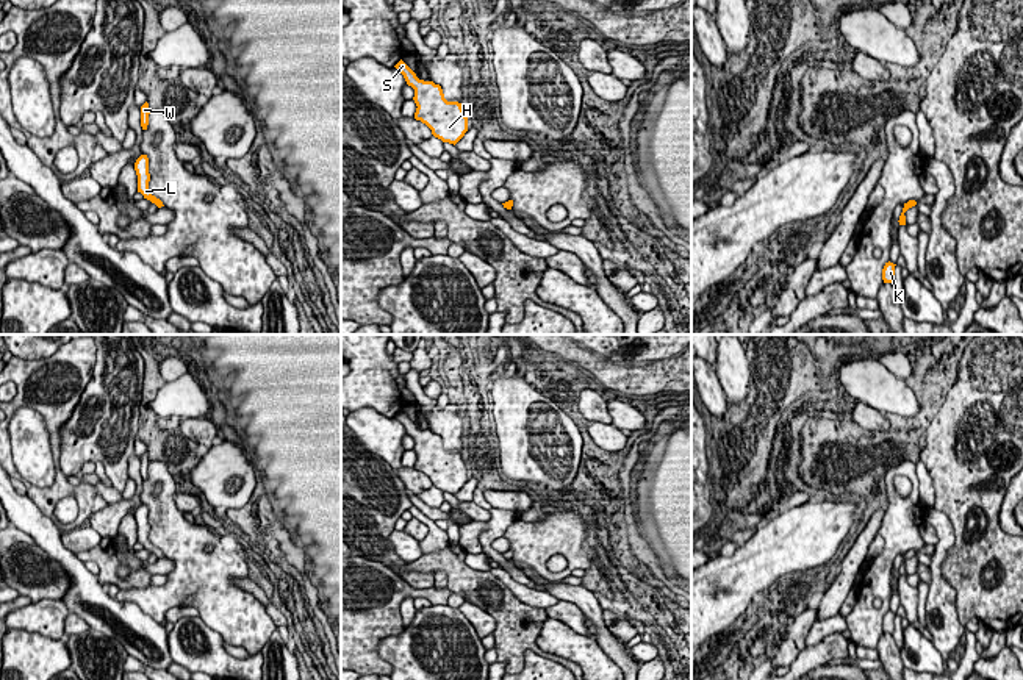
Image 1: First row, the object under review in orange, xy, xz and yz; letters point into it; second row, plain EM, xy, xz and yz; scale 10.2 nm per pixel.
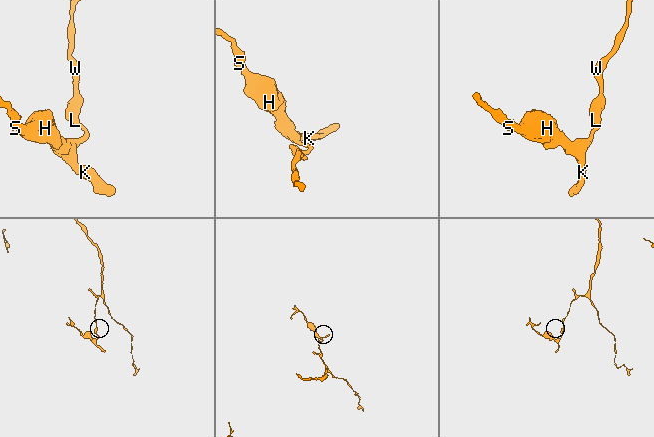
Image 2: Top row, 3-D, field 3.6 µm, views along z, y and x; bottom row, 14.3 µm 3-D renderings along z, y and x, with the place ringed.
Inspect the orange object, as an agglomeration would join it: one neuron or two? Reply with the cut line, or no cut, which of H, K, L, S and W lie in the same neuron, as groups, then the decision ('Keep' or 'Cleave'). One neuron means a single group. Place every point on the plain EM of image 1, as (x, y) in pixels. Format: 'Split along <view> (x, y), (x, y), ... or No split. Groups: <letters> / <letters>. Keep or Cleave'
No split. Groups: H K L S W. Keep

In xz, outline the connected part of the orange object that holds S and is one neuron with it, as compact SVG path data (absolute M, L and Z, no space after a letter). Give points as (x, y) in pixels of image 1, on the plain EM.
M400 410L394 416L415 439L415 469L425 474L443 492L457 494L468 481L468 467L458 452L447 452L443 439L433 431L424 431Z

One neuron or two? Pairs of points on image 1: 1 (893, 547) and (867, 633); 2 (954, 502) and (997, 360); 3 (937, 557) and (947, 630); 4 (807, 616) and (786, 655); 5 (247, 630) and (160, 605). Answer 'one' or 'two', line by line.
1: one
2: one
3: one
4: one
5: one

